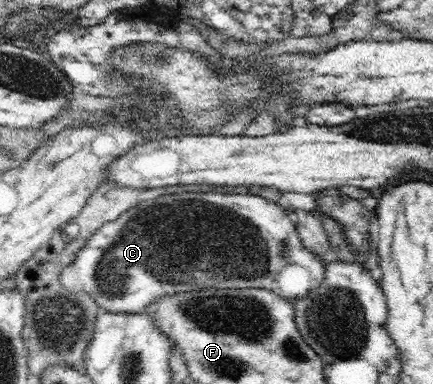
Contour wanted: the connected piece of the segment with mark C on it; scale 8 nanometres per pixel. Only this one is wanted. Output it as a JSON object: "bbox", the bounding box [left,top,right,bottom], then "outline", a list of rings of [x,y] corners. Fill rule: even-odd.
{"bbox":[59,193,325,314],"outline":[[[180,193],[178,197],[174,195],[164,195],[160,205],[160,199],[154,201],[154,205],[140,203],[132,207],[130,211],[121,214],[120,218],[114,221],[106,222],[105,225],[95,232],[95,235],[89,237],[87,242],[76,251],[72,263],[61,270],[59,277],[60,283],[68,290],[76,293],[87,293],[96,303],[97,307],[104,307],[108,312],[133,314],[143,310],[148,310],[156,299],[180,293],[180,291],[192,291],[202,288],[224,288],[224,289],[246,289],[246,288],[264,288],[276,292],[280,297],[296,303],[298,299],[308,295],[309,291],[316,289],[325,276],[325,261],[316,256],[314,252],[302,246],[302,238],[298,236],[297,227],[292,219],[286,215],[286,211],[278,205],[272,203],[260,195],[234,195],[234,193]]]}

